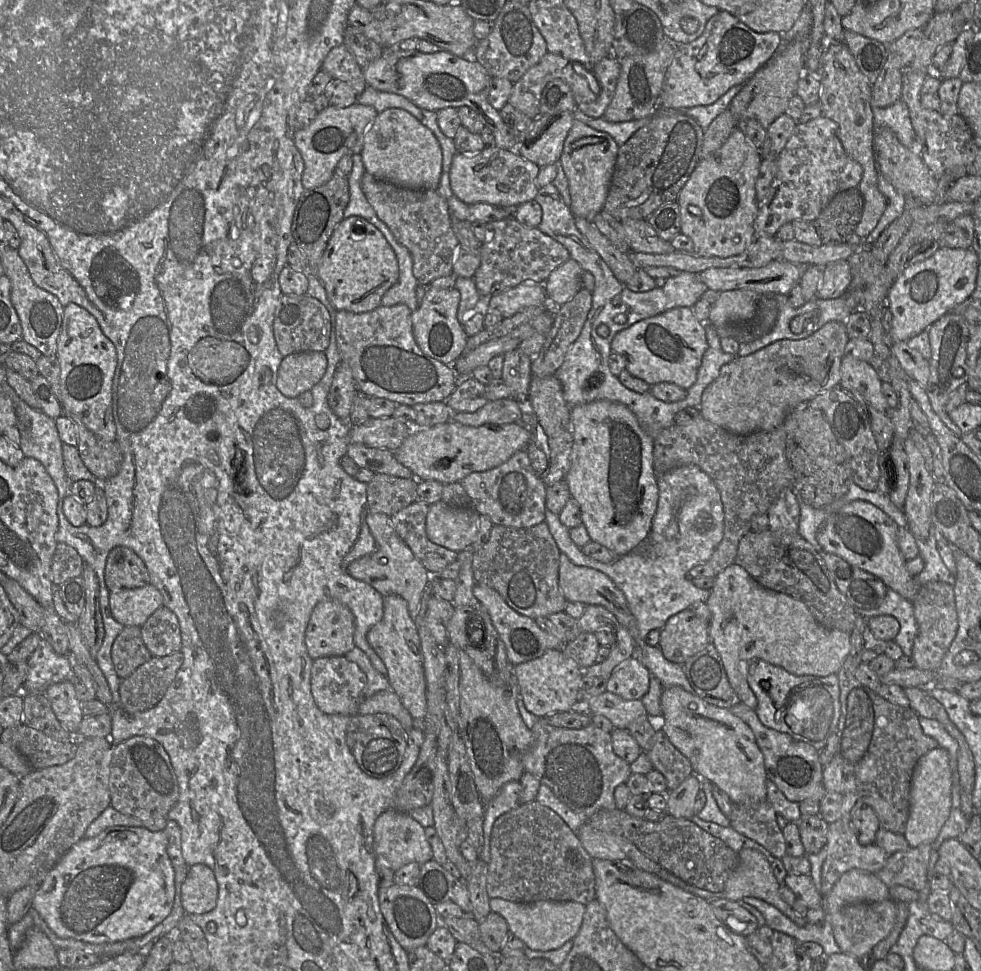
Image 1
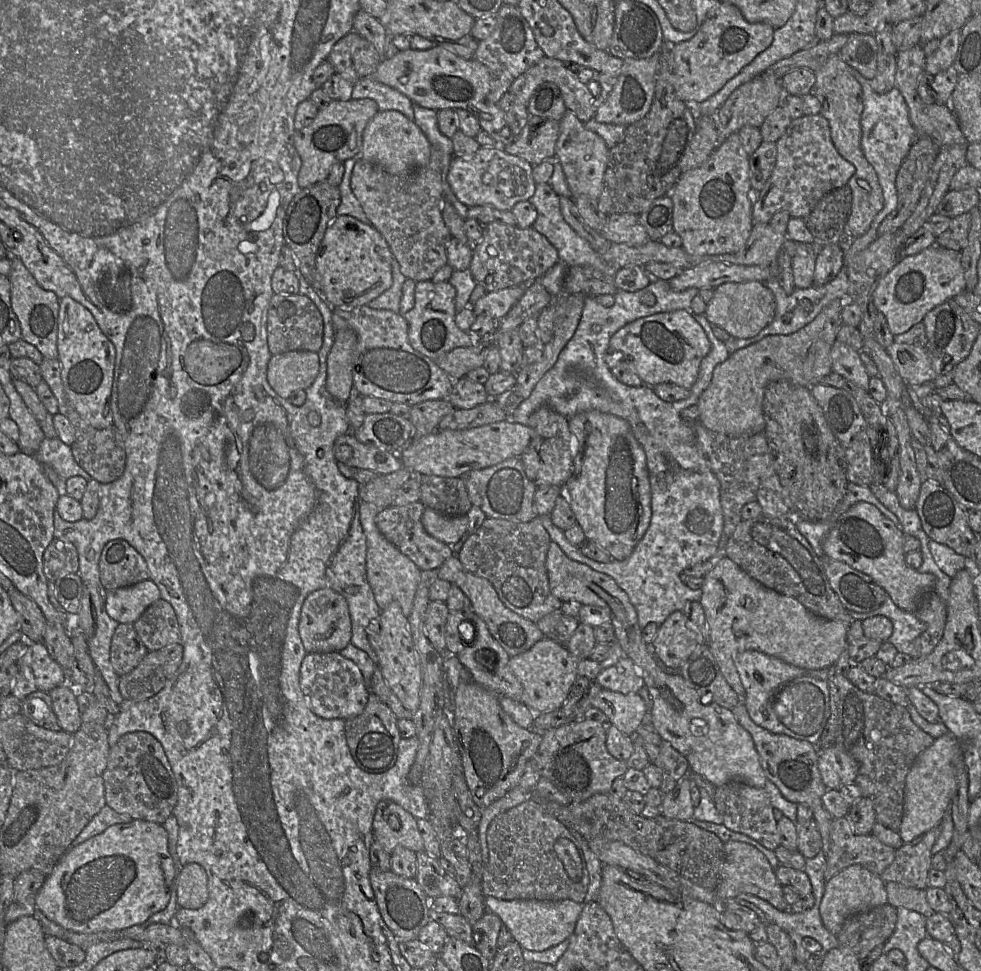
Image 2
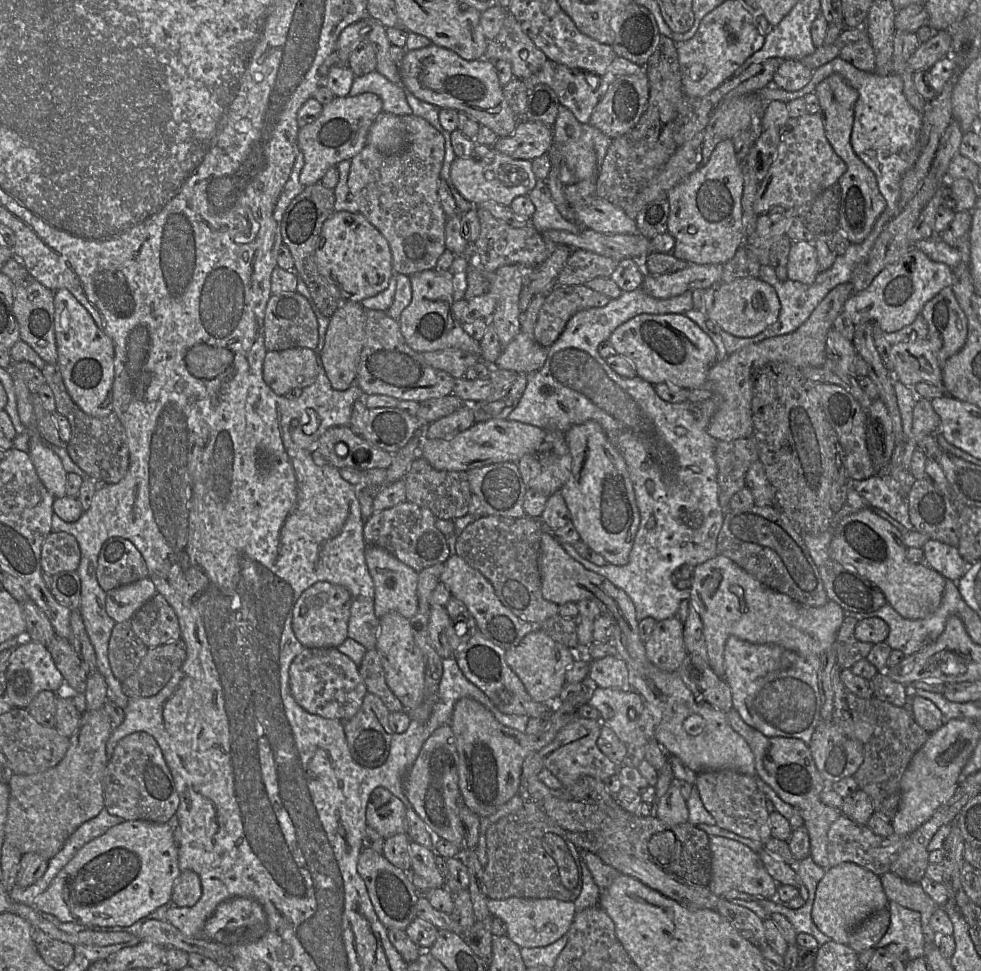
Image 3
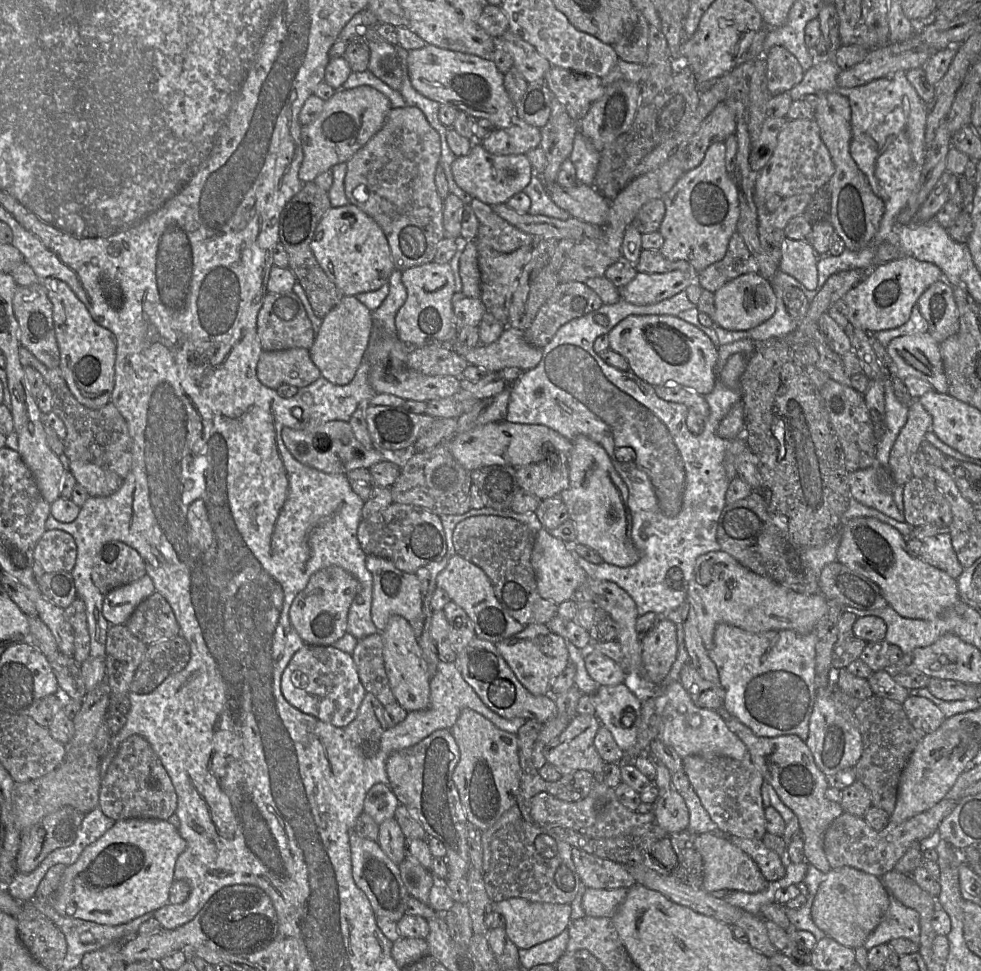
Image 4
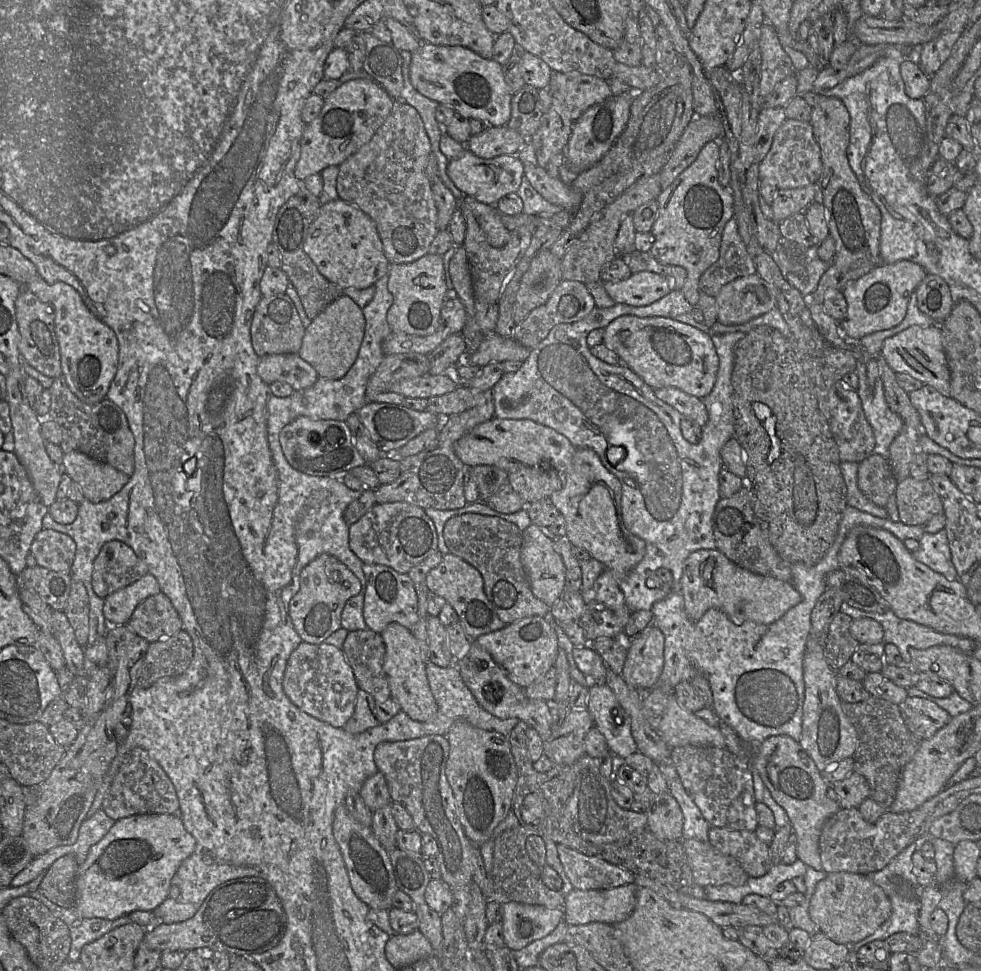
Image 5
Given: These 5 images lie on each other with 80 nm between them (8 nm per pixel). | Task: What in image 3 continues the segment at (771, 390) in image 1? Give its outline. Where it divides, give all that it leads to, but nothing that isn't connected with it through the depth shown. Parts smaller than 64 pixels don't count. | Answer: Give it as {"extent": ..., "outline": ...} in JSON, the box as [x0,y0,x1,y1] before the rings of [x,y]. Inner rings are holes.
{"extent":[702,282,852,441],"outline":[[[851,282],[839,284],[824,297],[809,318],[797,330],[746,345],[725,359],[716,362],[708,373],[706,385],[702,387],[710,391],[712,399],[717,404],[717,409],[708,426],[710,436],[717,441],[732,441],[752,436],[751,403],[758,371],[771,362],[785,362],[799,369],[823,365],[827,359],[827,334],[833,328],[836,317],[843,311],[845,301],[852,294]]]}

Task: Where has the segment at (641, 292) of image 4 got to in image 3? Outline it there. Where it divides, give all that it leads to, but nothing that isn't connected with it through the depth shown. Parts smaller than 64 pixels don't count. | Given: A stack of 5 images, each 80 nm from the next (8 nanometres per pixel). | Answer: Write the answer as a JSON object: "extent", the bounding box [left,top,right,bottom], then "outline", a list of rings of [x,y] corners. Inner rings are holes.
{"extent":[640,264,721,299],"outline":[[[689,264],[670,274],[646,274],[640,288],[654,298],[668,299],[686,291],[716,287],[720,283],[721,275],[720,264]]]}

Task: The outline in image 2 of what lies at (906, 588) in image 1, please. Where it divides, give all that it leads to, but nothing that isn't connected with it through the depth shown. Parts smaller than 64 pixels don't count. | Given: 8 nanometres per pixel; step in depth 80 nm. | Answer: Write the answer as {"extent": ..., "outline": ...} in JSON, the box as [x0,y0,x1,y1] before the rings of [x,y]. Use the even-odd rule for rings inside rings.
{"extent":[823,501,936,613],"outline":[[[860,501],[841,514],[823,540],[825,555],[870,576],[902,610],[915,613],[922,598],[934,590],[936,578],[909,567],[902,548],[903,532],[873,504]]]}

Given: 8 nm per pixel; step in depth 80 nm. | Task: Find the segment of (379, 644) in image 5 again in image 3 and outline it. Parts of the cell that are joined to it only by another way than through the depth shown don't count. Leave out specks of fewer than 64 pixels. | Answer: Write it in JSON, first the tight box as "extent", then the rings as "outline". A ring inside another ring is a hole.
{"extent":[358,648,404,712],"outline":[[[376,648],[366,651],[358,670],[367,691],[378,696],[390,712],[404,711],[403,705],[386,683],[380,654]]]}

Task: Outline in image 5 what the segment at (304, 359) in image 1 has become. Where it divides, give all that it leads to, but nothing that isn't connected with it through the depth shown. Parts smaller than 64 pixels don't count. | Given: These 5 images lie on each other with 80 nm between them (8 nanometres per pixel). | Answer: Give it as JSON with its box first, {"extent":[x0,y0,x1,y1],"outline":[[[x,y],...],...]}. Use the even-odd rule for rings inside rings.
{"extent":[257,353,319,391],"outline":[[[298,353],[270,354],[259,358],[257,373],[268,385],[275,381],[286,382],[296,391],[312,386],[319,378],[316,370]]]}

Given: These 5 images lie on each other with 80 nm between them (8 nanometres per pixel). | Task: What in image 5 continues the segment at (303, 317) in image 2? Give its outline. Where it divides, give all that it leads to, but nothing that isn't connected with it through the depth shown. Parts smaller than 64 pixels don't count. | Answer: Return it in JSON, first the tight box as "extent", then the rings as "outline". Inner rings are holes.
{"extent":[250,294,305,357],"outline":[[[287,294],[261,297],[250,327],[252,346],[259,357],[270,354],[297,353],[301,348],[304,334],[305,327],[293,301]]]}

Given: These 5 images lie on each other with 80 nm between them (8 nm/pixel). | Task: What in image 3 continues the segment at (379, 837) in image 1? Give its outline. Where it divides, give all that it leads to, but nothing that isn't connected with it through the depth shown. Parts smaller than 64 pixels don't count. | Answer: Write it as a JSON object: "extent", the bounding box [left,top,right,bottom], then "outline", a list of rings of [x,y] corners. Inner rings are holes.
{"extent":[367,787,407,839],"outline":[[[383,787],[371,793],[367,809],[367,825],[375,829],[382,838],[387,839],[399,833],[406,833],[407,808],[403,802]]]}

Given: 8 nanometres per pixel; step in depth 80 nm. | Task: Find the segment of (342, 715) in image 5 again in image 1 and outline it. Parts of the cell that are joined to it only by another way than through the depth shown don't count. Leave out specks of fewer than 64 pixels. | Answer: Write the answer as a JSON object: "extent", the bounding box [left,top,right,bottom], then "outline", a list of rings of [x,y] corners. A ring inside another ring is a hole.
{"extent":[311,656,367,716],"outline":[[[344,656],[322,657],[313,660],[311,669],[311,693],[318,708],[328,715],[354,716],[364,700],[363,690],[367,683],[365,673],[355,662]]]}

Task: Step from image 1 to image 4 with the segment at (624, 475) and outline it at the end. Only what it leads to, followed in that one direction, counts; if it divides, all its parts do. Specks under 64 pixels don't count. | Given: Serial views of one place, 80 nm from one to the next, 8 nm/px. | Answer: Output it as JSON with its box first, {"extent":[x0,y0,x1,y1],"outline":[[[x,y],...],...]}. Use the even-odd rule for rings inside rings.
{"extent":[559,435,640,567],"outline":[[[584,435],[571,442],[572,449],[568,458],[569,486],[559,496],[568,510],[569,519],[574,523],[576,543],[595,550],[609,564],[618,567],[634,565],[640,554],[631,536],[632,517],[627,485],[601,445]]]}

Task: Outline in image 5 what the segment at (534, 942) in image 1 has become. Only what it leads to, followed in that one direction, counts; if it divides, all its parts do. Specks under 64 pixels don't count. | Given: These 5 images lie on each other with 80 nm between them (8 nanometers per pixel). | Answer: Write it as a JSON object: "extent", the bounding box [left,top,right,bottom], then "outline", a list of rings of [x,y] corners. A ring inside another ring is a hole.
{"extent":[501,902,564,951],"outline":[[[519,902],[504,903],[501,904],[501,907],[504,943],[512,951],[520,950],[531,942],[549,935],[564,918],[563,908],[549,909],[541,905]]]}

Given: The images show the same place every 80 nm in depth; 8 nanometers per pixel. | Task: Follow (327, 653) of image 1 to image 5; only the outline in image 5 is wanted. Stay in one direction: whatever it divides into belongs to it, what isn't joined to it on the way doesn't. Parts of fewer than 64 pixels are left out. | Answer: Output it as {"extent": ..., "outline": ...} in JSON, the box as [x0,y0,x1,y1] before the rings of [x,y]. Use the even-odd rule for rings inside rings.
{"extent":[289,554,360,643],"outline":[[[321,554],[311,561],[300,574],[300,589],[292,598],[289,614],[295,630],[304,642],[324,643],[332,633],[342,627],[341,616],[346,602],[359,594],[360,580],[336,557]]]}

